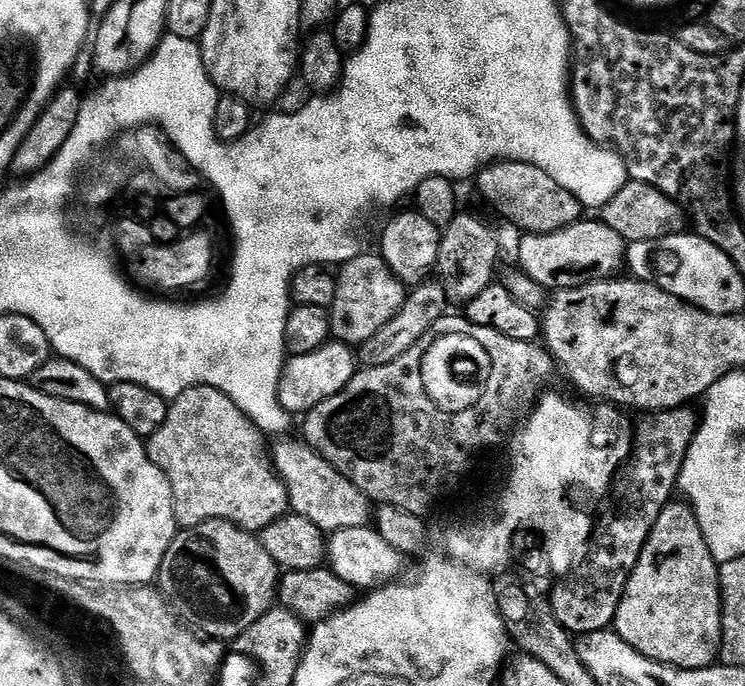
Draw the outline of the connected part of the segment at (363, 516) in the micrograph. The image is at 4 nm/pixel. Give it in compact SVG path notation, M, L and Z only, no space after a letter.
M281 437L272 446L273 463L288 488L291 511L295 515L308 518L328 534L342 529L367 527L374 514L374 506L368 496L362 494L348 478L326 462L318 452L313 451L305 441L292 438Z

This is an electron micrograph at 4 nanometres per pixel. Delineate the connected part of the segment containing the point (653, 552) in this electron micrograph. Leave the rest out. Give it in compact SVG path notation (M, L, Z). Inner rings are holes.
M670 502L664 509L659 512L658 522L654 522L654 526L650 530L647 542L644 543L642 554L638 558L638 562L634 566L634 570L630 574L630 578L626 582L626 590L622 594L622 602L616 611L614 621L614 631L622 637L626 643L633 648L637 657L645 656L648 660L653 660L659 666L667 666L670 668L711 668L717 663L720 648L723 642L722 628L722 598L720 597L719 586L719 570L720 565L716 559L710 554L710 546L706 542L706 538L702 534L702 526L698 526L698 518L692 512L692 505L687 502Z

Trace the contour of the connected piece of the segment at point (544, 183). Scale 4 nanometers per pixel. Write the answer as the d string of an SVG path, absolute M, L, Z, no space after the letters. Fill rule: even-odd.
M506 160L481 167L474 183L480 187L480 192L492 203L492 208L500 216L505 216L510 223L524 234L534 232L557 232L566 226L576 224L585 215L586 209L580 200L570 190L558 186L546 170L542 170L533 164L518 164L515 160Z

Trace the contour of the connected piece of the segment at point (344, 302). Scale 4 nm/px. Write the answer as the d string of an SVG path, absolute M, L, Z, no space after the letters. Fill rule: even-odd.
M361 254L348 260L336 276L336 297L330 309L332 336L349 346L361 346L403 310L406 286L390 270L383 256Z

